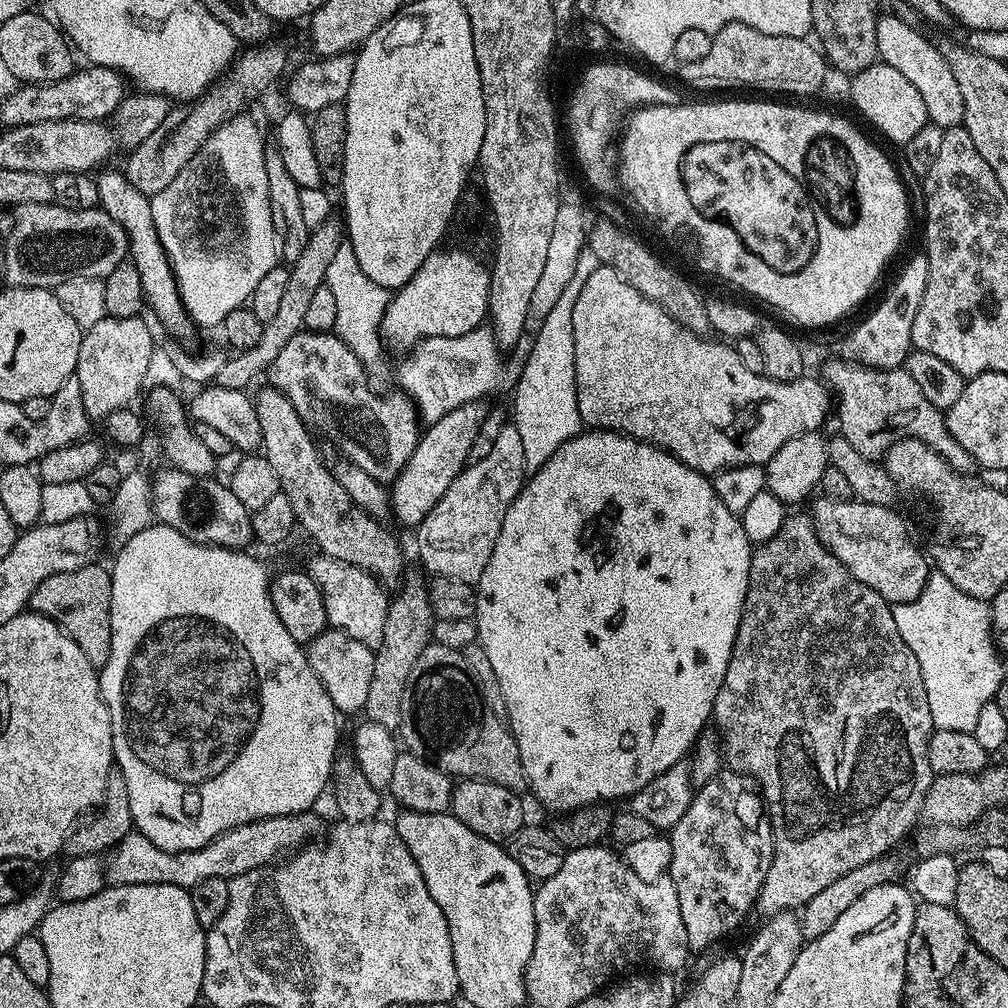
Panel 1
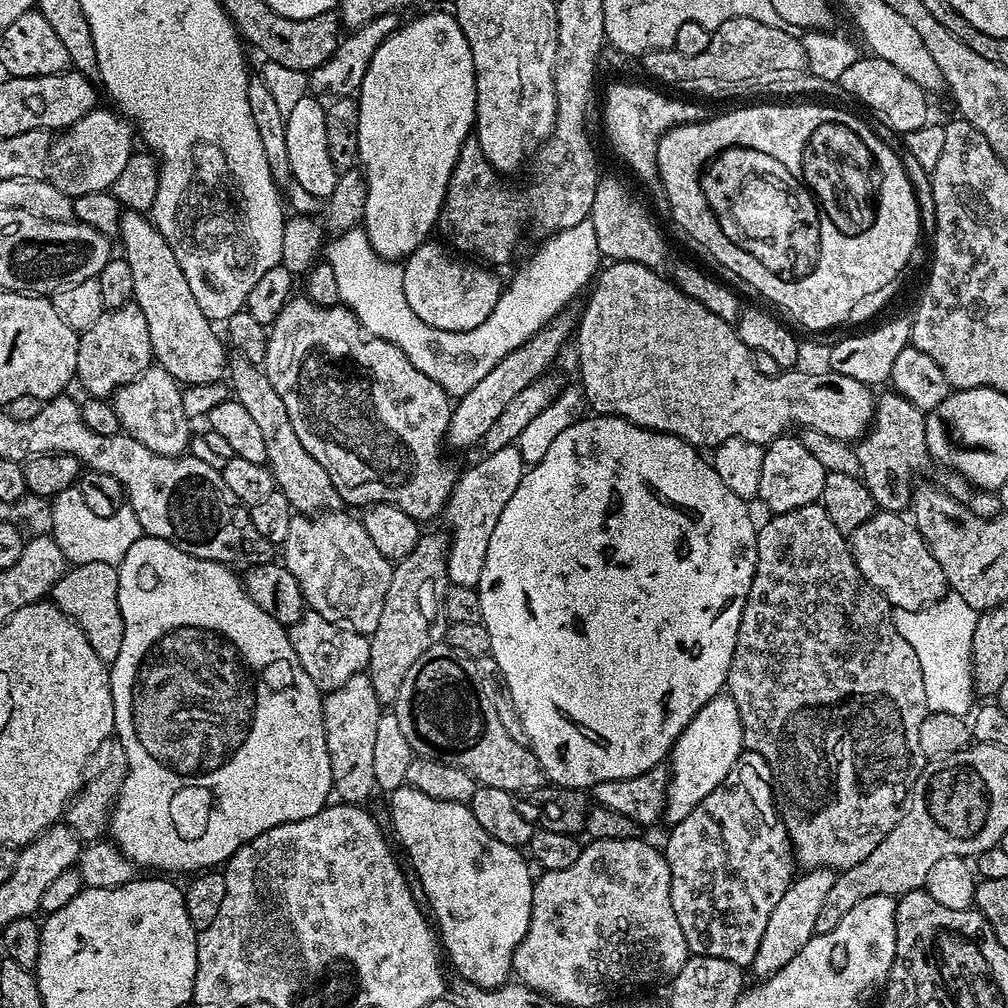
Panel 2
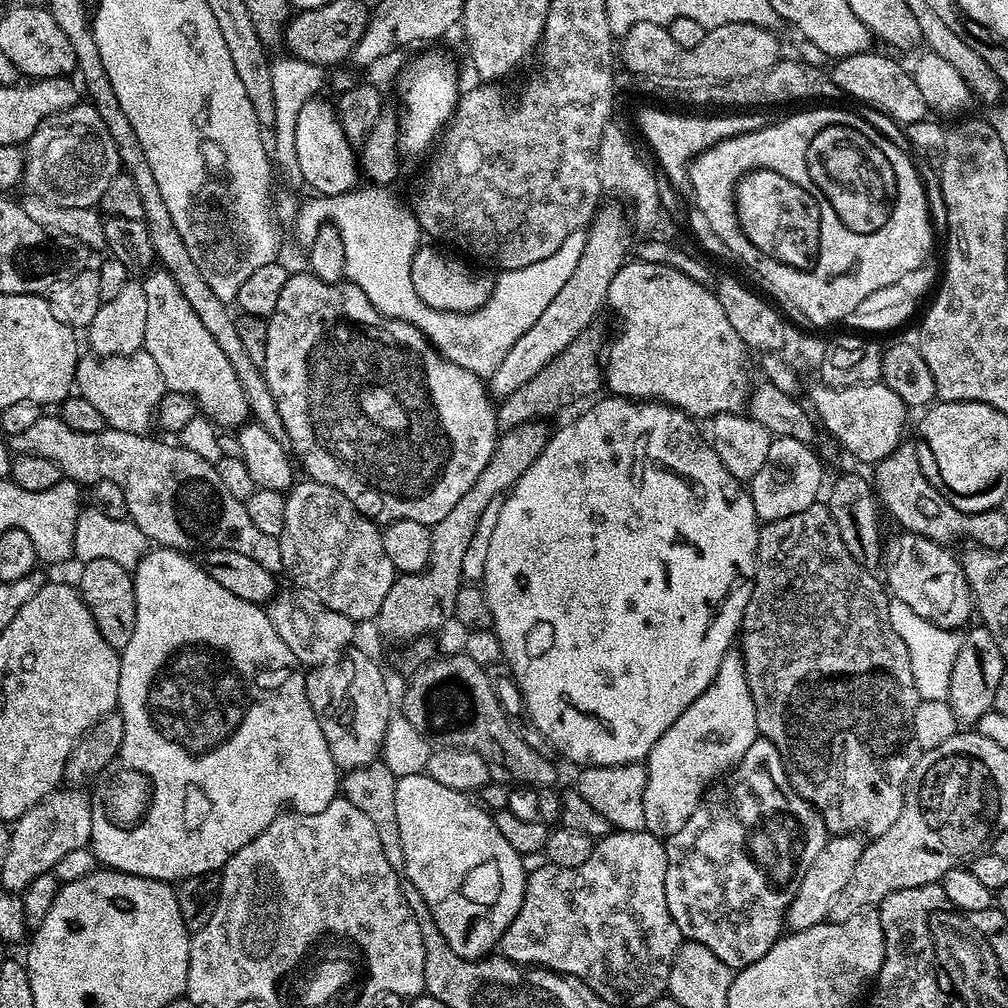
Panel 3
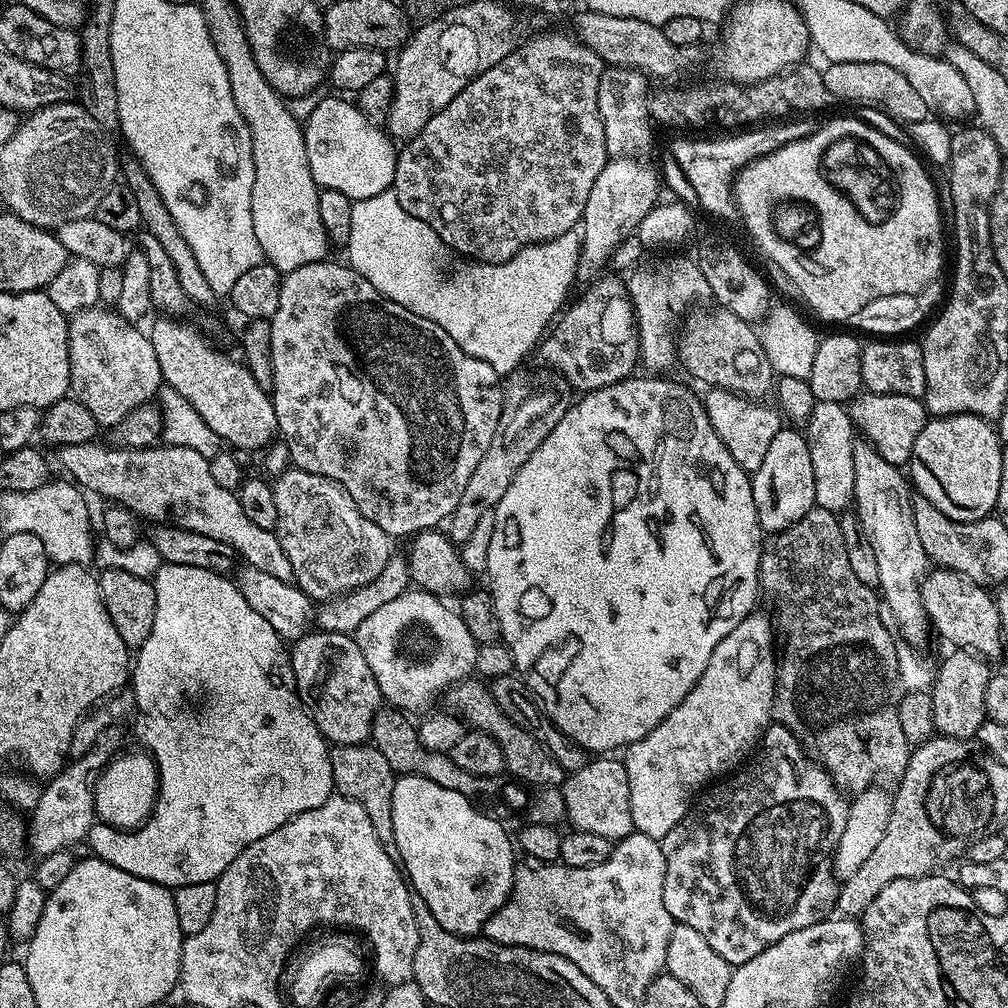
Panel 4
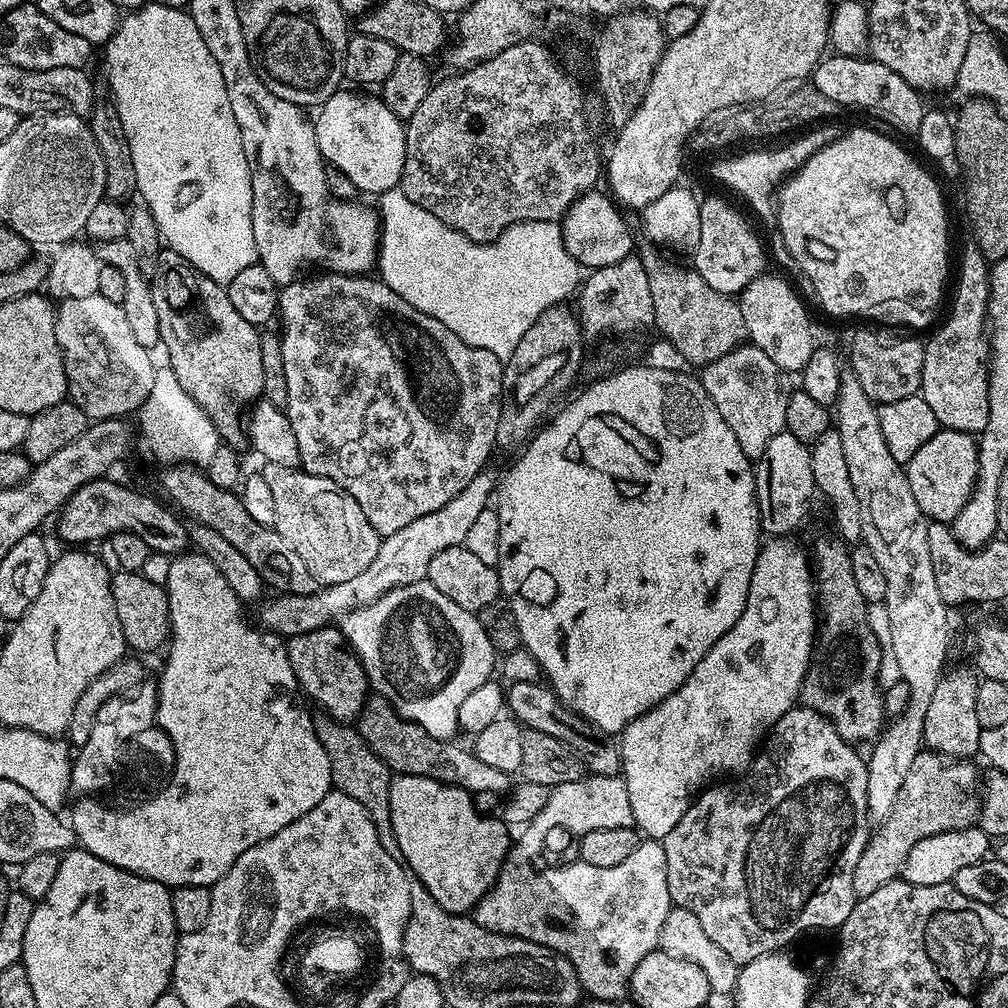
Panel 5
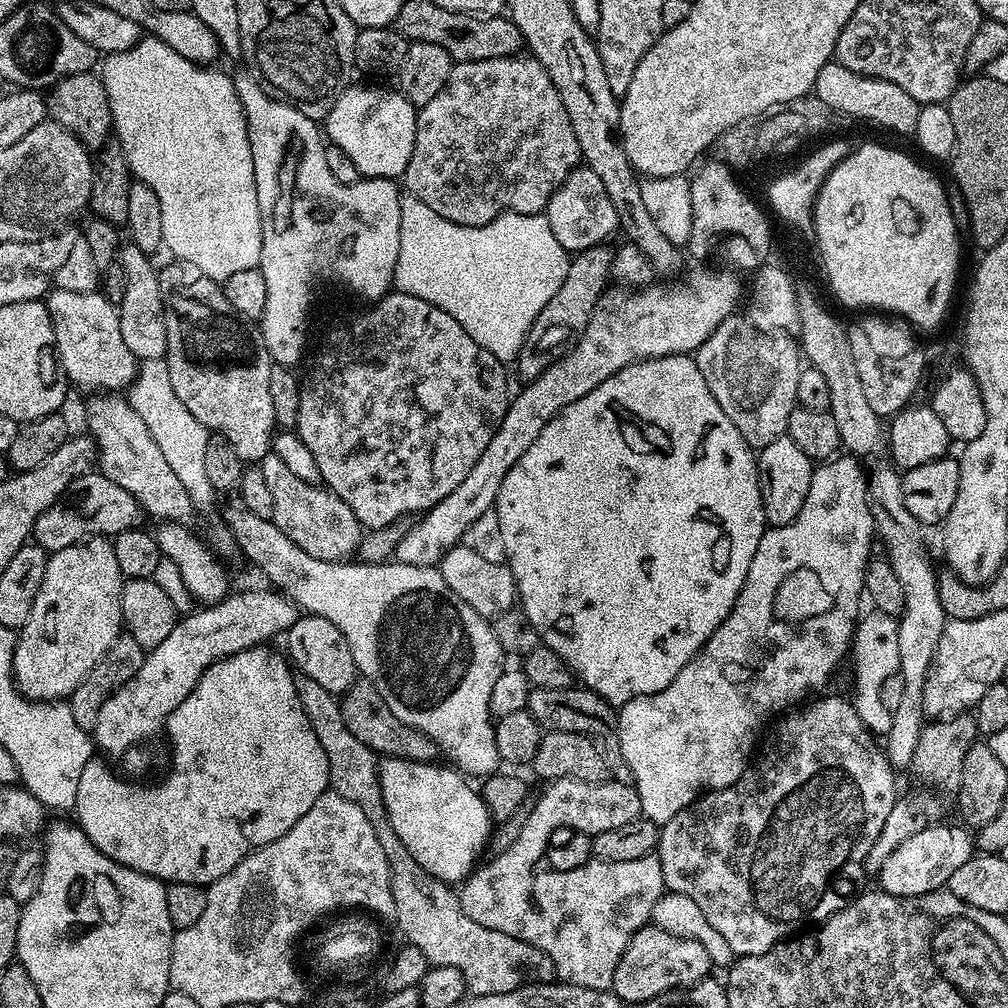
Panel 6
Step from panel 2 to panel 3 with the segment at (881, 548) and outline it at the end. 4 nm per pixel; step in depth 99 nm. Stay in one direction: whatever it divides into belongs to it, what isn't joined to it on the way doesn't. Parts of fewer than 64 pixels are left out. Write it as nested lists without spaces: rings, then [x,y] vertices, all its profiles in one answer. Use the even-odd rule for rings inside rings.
[[[901,531],[899,535],[897,540],[892,540],[889,544],[887,541],[886,544],[883,579],[891,599],[906,602],[906,606],[910,606],[914,614],[938,626],[953,630],[963,629],[969,623],[967,620],[974,616],[974,601],[972,592],[968,589],[968,579],[964,576],[963,563],[957,557],[955,560],[945,545],[930,538],[906,531]]]

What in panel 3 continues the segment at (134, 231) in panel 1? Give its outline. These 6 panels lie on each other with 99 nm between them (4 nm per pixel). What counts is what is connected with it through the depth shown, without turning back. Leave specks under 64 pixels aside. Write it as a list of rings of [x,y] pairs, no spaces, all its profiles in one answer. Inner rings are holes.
[[[152,270],[143,277],[146,290],[146,338],[143,351],[158,362],[158,374],[162,374],[164,387],[169,392],[186,394],[196,402],[197,409],[220,430],[236,430],[249,423],[250,413],[242,382],[234,374],[234,366],[222,354],[218,342],[202,326],[198,314],[186,302],[178,282],[163,270]]]

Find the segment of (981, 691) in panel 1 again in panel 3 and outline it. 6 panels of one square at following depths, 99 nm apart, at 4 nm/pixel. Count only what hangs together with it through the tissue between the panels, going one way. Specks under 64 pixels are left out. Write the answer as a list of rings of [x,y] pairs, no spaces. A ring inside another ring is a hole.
[[[889,599],[888,617],[890,626],[894,626],[894,634],[906,642],[906,650],[910,652],[910,670],[914,674],[914,686],[921,700],[947,700],[950,690],[950,670],[954,670],[954,658],[958,658],[958,650],[962,639],[959,631],[943,628],[910,610],[906,602]]]

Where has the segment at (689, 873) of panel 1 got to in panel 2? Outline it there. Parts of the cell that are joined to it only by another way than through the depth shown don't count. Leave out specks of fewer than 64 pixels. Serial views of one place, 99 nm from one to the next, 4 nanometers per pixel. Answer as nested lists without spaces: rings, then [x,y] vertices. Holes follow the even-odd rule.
[[[747,750],[741,752],[730,774],[726,774],[726,778],[722,778],[719,786],[710,790],[710,794],[706,794],[706,798],[702,798],[702,802],[698,802],[698,806],[694,806],[694,810],[690,810],[690,814],[682,818],[682,822],[671,825],[670,831],[672,833],[669,834],[668,841],[664,846],[662,845],[662,853],[669,864],[671,905],[679,925],[682,926],[689,953],[694,956],[726,958],[726,962],[734,962],[740,968],[747,969],[754,962],[754,954],[758,954],[758,946],[762,946],[762,934],[766,930],[766,922],[770,922],[770,914],[774,914],[774,906],[778,906],[782,894],[786,894],[798,872],[792,844],[788,840],[788,832],[780,821],[780,813],[776,810],[776,798],[772,794],[772,771],[766,758],[762,758],[762,754],[757,752]]]

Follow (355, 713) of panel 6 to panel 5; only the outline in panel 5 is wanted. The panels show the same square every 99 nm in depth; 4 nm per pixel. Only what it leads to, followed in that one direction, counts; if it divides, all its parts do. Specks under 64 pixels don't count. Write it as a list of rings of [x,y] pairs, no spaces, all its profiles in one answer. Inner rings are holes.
[[[379,694],[369,695],[364,703],[364,709],[358,717],[358,731],[366,746],[370,746],[370,750],[374,750],[374,754],[382,758],[385,766],[401,776],[430,778],[473,794],[507,793],[513,787],[514,780],[509,773],[494,770],[494,766],[486,766],[486,762],[482,762],[482,758],[478,758],[475,751],[468,749],[467,752],[466,749],[459,748],[456,742],[445,742],[426,734],[422,726],[402,719],[391,702]]]

